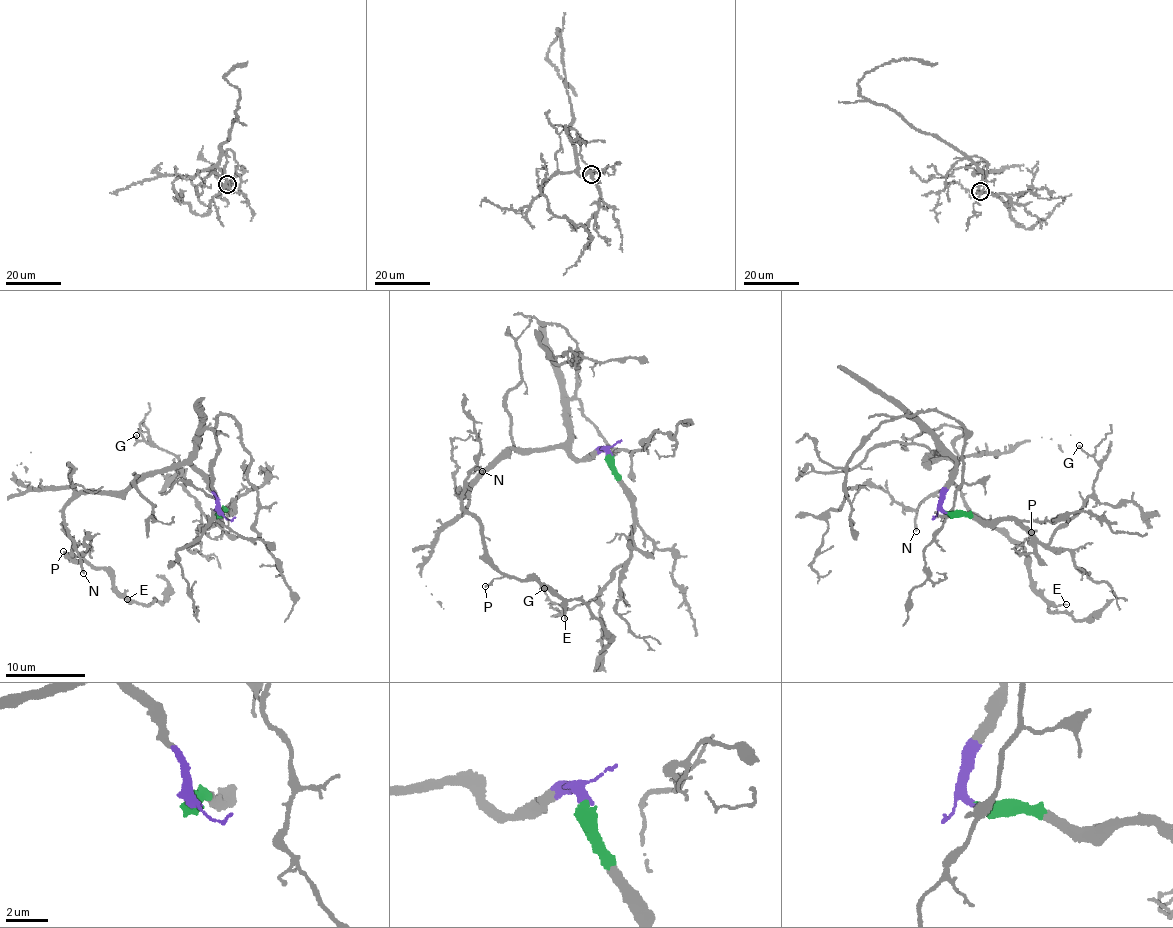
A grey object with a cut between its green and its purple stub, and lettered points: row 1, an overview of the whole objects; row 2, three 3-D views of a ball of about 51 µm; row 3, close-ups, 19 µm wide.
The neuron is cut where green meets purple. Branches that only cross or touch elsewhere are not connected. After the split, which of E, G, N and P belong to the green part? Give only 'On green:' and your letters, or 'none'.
On green: G

